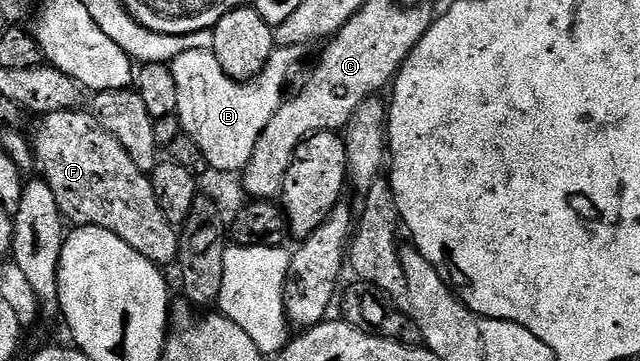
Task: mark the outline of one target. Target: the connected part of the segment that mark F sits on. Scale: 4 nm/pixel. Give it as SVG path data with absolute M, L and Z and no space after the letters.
M69 108L63 112L53 112L39 119L38 129L32 136L37 171L41 179L52 188L56 196L56 204L63 217L74 226L96 226L104 230L112 230L116 238L128 242L132 250L144 254L153 264L159 266L173 265L178 258L179 229L164 218L164 210L160 210L160 202L156 202L156 194L152 190L149 175L128 158L128 150L98 125L93 111L82 112L78 108Z

